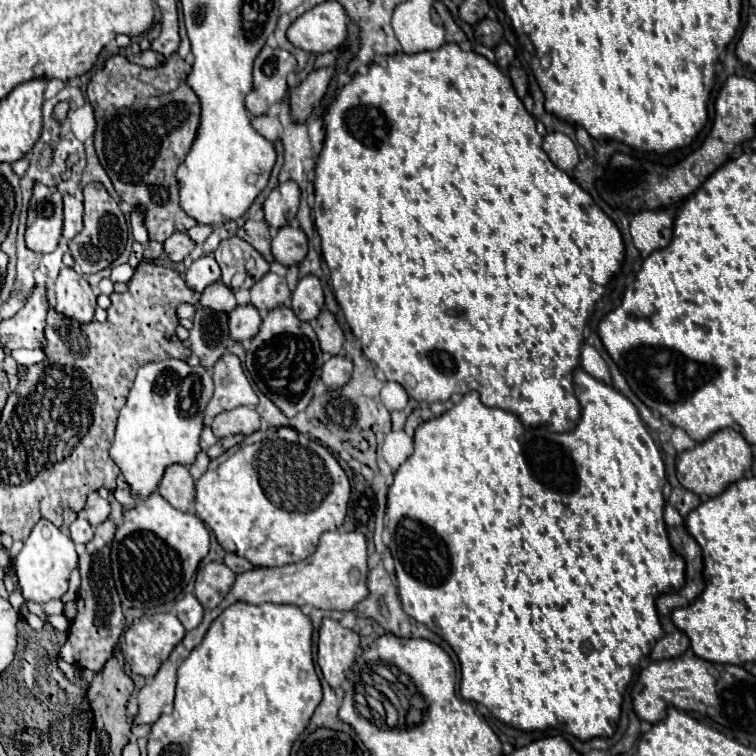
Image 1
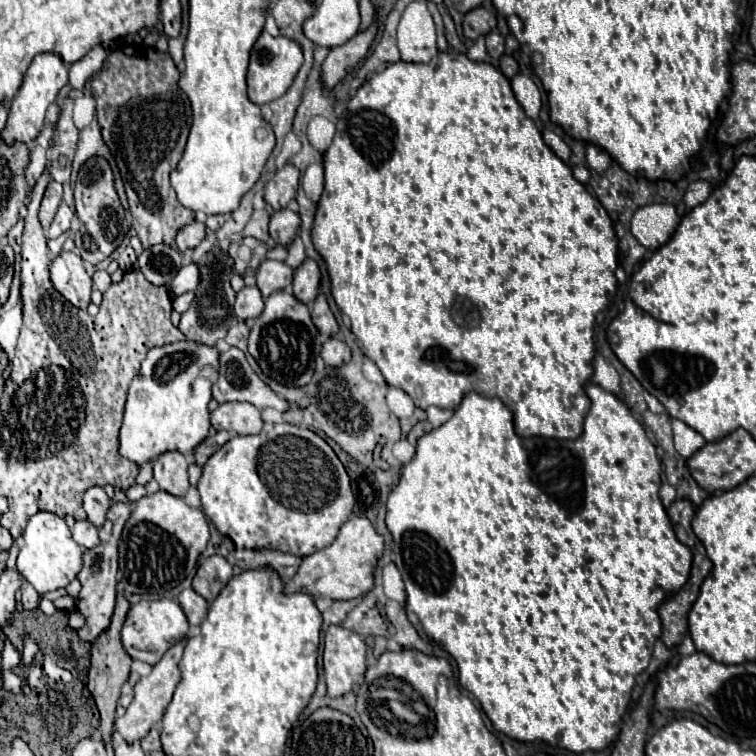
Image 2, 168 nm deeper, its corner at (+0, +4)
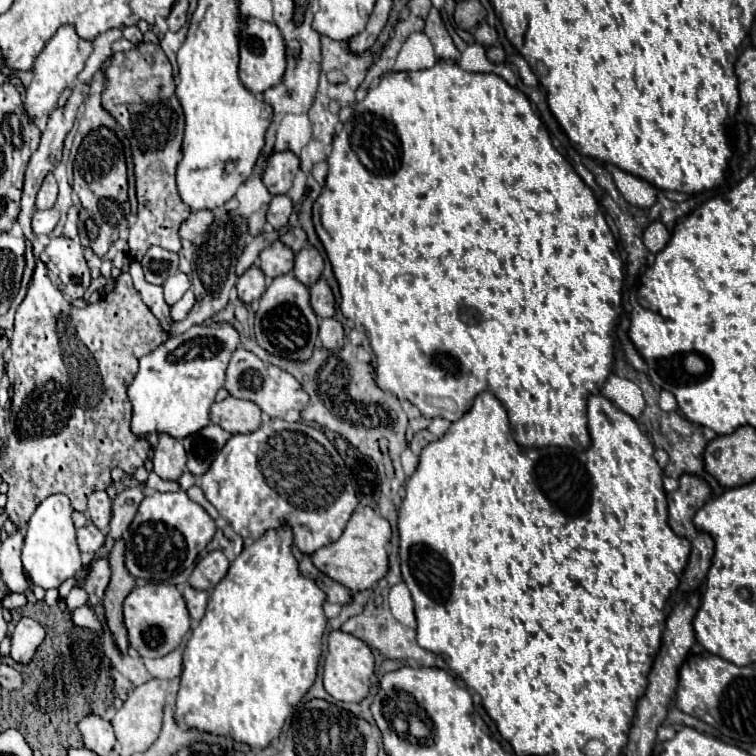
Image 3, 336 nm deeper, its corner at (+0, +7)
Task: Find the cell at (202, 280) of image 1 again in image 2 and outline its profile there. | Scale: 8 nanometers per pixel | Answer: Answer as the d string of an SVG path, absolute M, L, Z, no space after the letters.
M188 264L188 266L180 268L180 272L176 274L176 278L170 284L172 296L180 296L184 292L190 292L196 286L198 286L198 266L196 264Z

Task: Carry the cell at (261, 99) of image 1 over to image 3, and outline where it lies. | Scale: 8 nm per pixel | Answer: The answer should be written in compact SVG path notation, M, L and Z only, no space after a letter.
M246 17L246 27L240 31L240 81L254 95L278 85L286 73L286 43L274 23Z

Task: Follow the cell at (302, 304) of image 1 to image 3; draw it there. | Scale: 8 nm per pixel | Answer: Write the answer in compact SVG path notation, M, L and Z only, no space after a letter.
M306 245L306 247L296 255L294 277L296 277L298 281L302 281L302 285L312 287L312 285L320 279L322 267L324 267L322 255L320 255L312 245Z

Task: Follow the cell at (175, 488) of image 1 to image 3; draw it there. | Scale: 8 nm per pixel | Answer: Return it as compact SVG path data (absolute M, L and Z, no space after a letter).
M162 435L156 449L154 449L154 473L164 481L178 481L178 477L186 469L186 451L182 441Z

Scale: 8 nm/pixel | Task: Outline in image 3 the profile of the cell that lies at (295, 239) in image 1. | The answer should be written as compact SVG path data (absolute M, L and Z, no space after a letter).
M276 195L268 207L268 223L274 229L282 229L282 225L286 225L290 219L292 209L294 209L294 203L290 201L288 195Z

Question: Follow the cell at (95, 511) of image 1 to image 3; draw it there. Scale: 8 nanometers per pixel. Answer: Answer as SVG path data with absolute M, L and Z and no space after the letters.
M94 491L90 497L88 497L88 515L92 519L92 523L98 527L98 529L106 529L108 523L110 523L110 507L112 507L112 501L108 499L106 491Z

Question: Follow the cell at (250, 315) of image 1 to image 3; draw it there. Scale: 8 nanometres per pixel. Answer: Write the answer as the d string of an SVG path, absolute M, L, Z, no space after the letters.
M250 267L236 283L238 289L238 299L246 305L258 301L262 293L266 291L266 277L258 267Z

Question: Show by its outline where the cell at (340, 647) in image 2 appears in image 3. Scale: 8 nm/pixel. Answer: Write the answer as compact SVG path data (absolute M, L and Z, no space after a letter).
M330 631L328 653L324 661L324 689L336 701L362 701L370 691L370 675L374 673L374 655L370 647L358 637L344 631Z

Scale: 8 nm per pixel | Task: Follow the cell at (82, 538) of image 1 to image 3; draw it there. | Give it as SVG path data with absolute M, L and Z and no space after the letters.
M92 521L80 527L76 535L78 535L78 547L82 553L96 553L104 545L104 535Z

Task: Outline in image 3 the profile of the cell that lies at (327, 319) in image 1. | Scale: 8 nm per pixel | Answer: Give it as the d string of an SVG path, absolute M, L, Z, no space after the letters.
M318 279L310 287L310 305L320 319L334 317L334 295L324 279Z

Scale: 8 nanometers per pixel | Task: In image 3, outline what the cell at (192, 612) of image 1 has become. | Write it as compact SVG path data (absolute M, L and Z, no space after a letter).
M186 587L182 591L184 595L184 601L186 601L186 607L188 607L188 613L194 621L200 621L204 617L204 611L206 611L206 603L208 603L208 593L206 591L198 591L198 589L192 589L192 587Z

